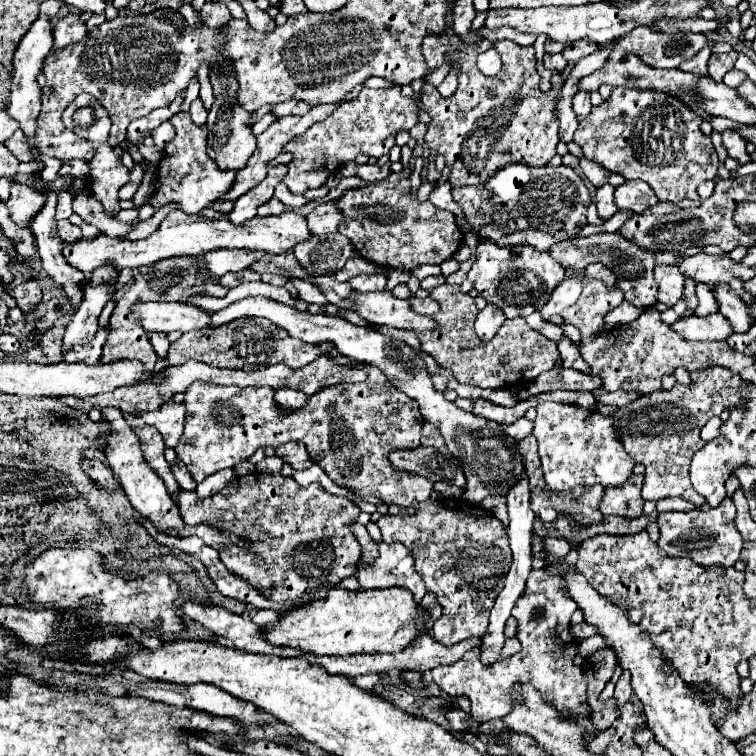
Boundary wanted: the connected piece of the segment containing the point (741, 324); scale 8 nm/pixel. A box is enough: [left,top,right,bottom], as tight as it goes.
[712,284,752,332]

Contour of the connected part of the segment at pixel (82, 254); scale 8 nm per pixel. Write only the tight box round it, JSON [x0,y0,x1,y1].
[62,210,310,274]

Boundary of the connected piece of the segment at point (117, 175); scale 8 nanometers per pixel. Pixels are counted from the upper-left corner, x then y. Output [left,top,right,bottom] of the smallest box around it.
[84,102,128,216]

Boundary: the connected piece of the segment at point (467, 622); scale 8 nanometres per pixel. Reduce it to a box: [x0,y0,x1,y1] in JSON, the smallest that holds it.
[376,498,512,646]

